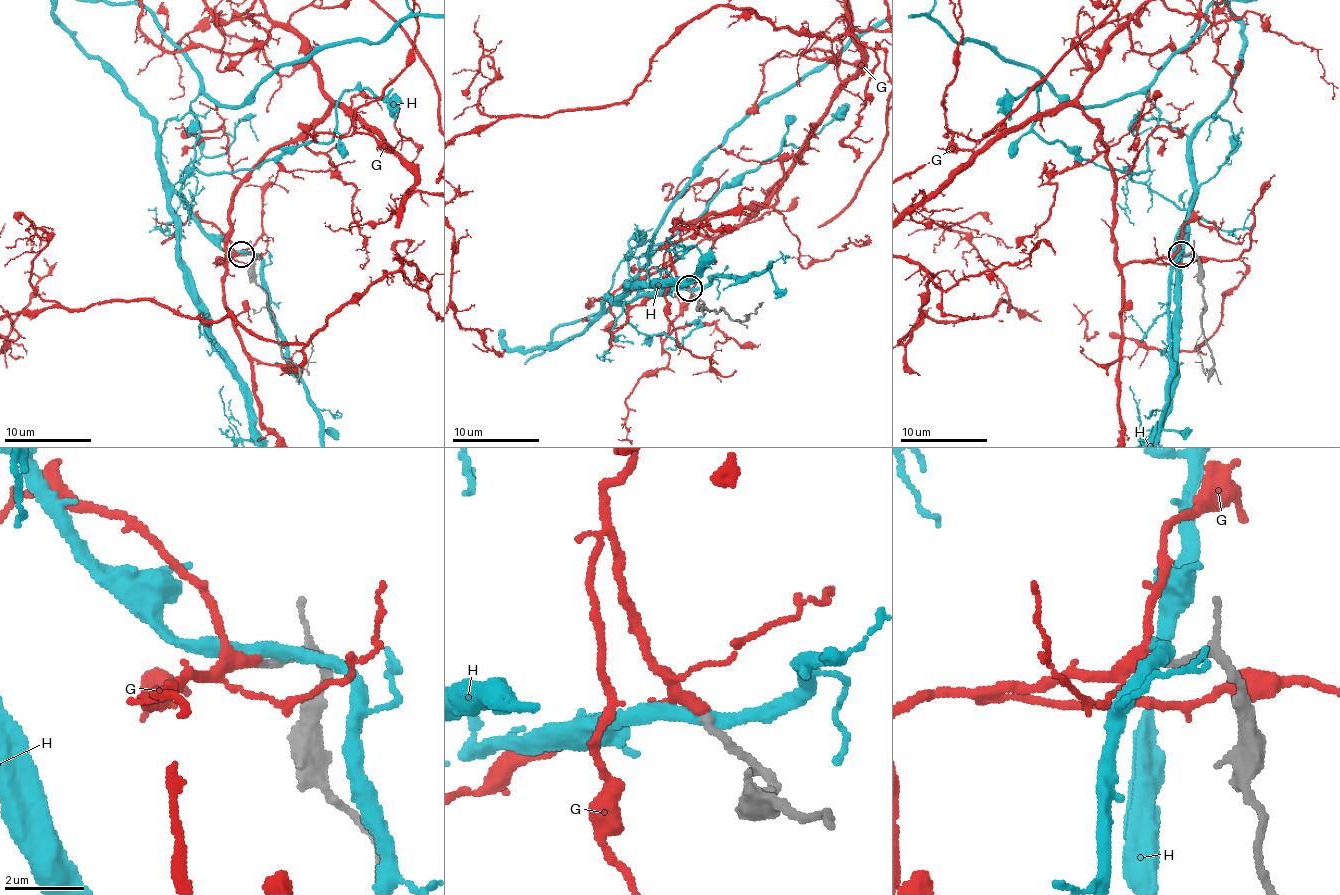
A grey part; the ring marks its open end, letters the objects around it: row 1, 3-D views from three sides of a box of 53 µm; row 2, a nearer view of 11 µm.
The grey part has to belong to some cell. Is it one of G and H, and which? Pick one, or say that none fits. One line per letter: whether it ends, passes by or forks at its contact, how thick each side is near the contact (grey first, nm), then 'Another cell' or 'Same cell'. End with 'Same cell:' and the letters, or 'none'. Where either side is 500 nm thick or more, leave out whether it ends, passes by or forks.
G: It passes by. Thickness 220 nm (grey) against 240 nm. Same cell
H: It passes by. Thickness 240 nm (grey) against 340 nm. Another cell
Same cell: G

